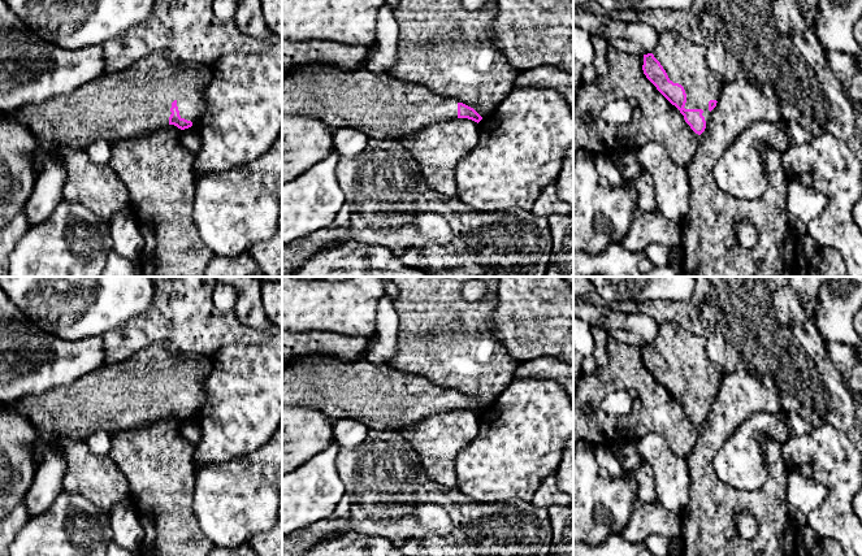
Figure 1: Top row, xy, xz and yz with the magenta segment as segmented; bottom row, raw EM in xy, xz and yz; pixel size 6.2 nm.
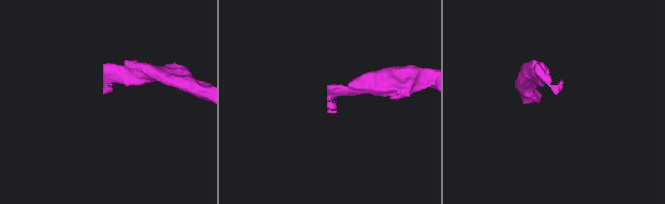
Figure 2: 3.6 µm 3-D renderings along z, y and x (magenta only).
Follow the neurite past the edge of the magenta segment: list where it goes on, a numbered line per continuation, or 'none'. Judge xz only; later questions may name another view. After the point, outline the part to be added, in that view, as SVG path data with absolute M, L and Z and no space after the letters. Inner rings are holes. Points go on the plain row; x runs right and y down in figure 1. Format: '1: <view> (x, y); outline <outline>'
1: xz (384, 399); outline M313 356L282 362L282 404L308 407L339 420L356 420L372 430L402 430L426 417L458 409L458 391L443 388L425 377L397 368L380 368L365 357L341 361L329 356Z

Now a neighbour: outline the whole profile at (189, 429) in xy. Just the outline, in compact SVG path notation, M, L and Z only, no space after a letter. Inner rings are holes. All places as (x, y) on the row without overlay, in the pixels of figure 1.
M192 418L182 421L179 426L179 434L190 442L194 447L200 440L200 429Z

